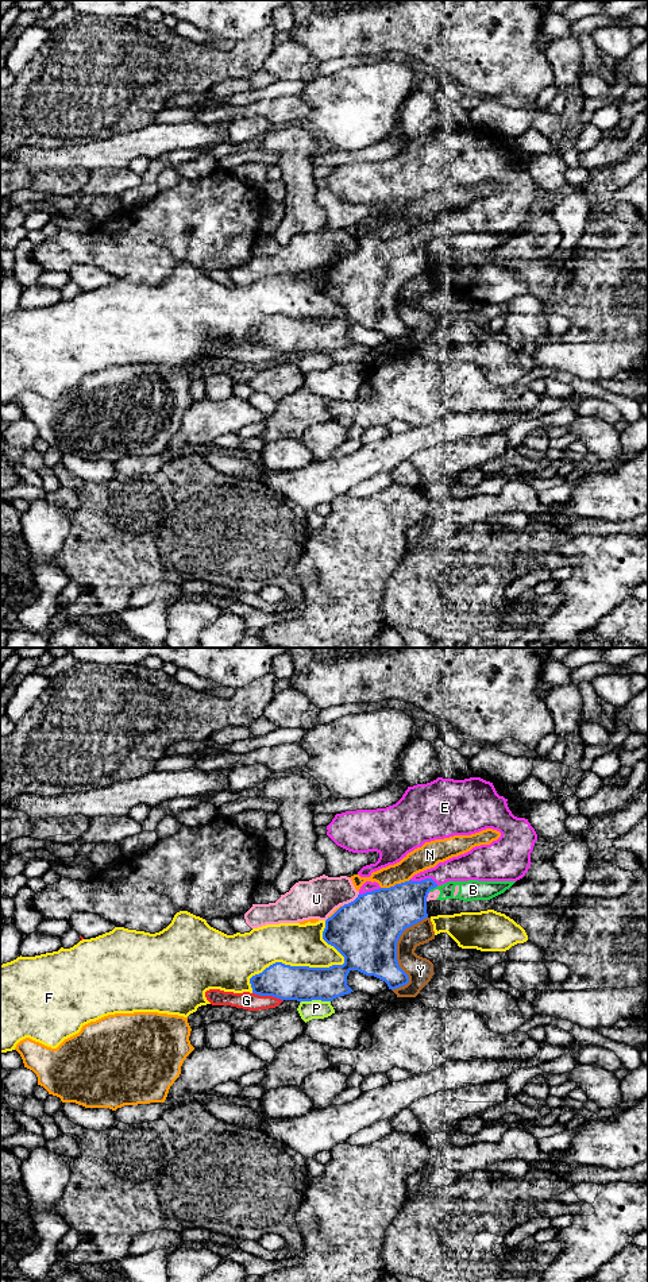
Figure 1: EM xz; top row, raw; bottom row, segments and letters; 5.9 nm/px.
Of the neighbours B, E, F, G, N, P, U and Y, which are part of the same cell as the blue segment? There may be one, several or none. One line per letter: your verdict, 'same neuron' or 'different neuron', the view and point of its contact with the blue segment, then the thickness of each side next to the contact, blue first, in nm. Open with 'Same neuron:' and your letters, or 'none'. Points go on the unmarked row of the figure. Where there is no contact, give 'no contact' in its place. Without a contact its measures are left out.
Same neuron: E
B: different neuron; meets blue in xz at (432, 240); 260 nm thick on the blue side, 130 nm on the other
E: same neuron; meets blue in xz at (425, 231); 260 nm thick on the blue side, 160 nm on the other
F: different neuron; meets blue in xz at (311, 320); 200 nm thick on the blue side, 260 nm on the other
G: different neuron; meets blue in xz at (267, 347); 200 nm thick on the blue side, 110 nm on the other
N: different neuron; meets blue in xz at (396, 236); 340 nm thick on the blue side, 140 nm on the other
P: different neuron; meets blue in xz at (315, 351); 200 nm thick on the blue side, 110 nm on the other
U: different neuron; meets blue in xz at (351, 254); 400 nm thick on the blue side, 240 nm on the other
Y: different neuron; meets blue in xz at (396, 305); 400 nm thick on the blue side, 160 nm on the other

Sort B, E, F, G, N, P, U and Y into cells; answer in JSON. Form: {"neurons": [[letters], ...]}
{"neurons": [["B", "U"], ["E"], ["F"], ["G"], ["N"], ["P"], ["Y"]]}

